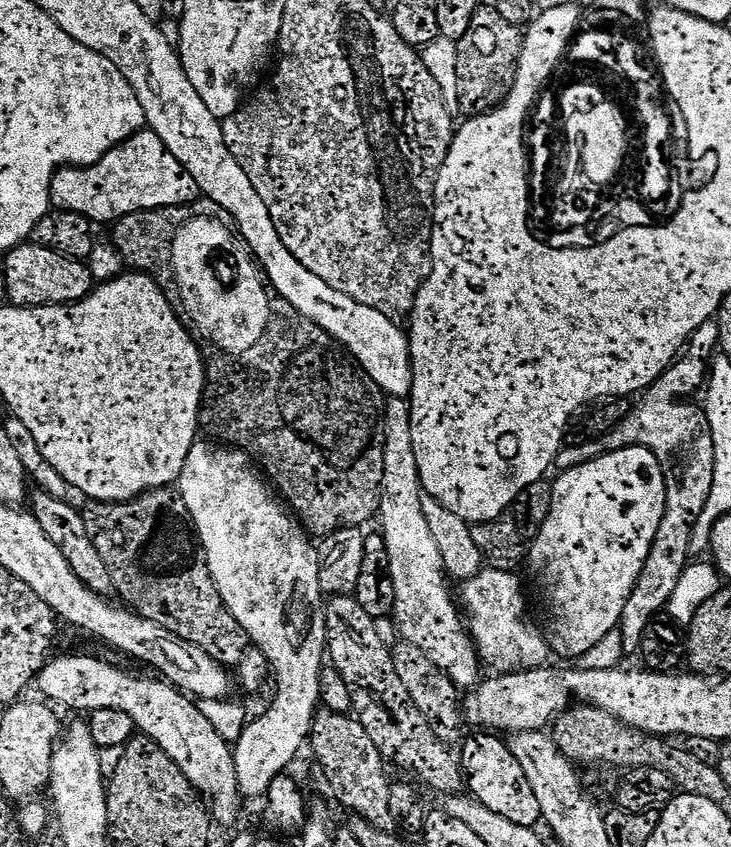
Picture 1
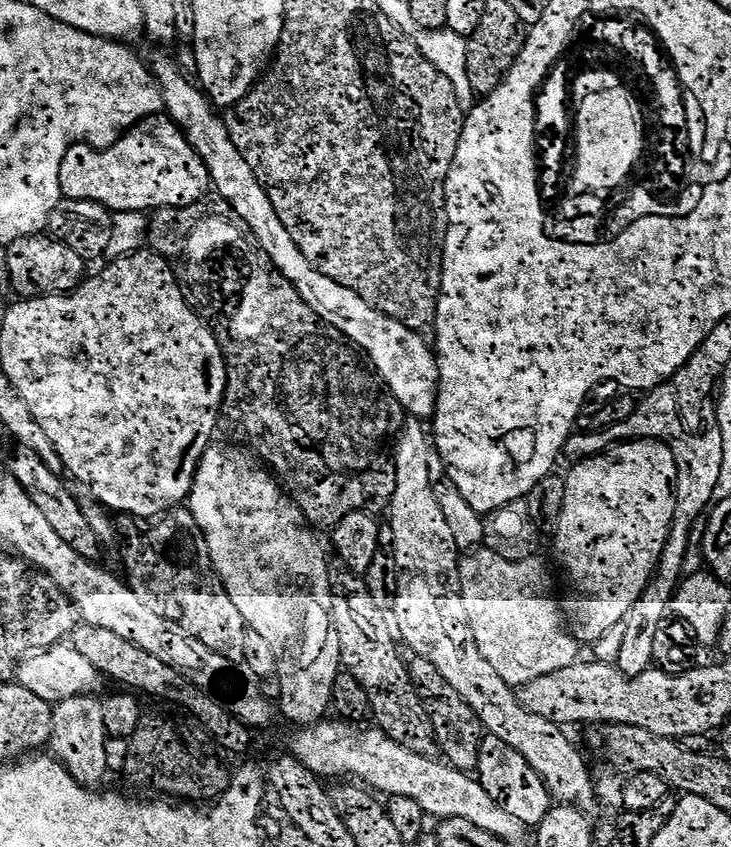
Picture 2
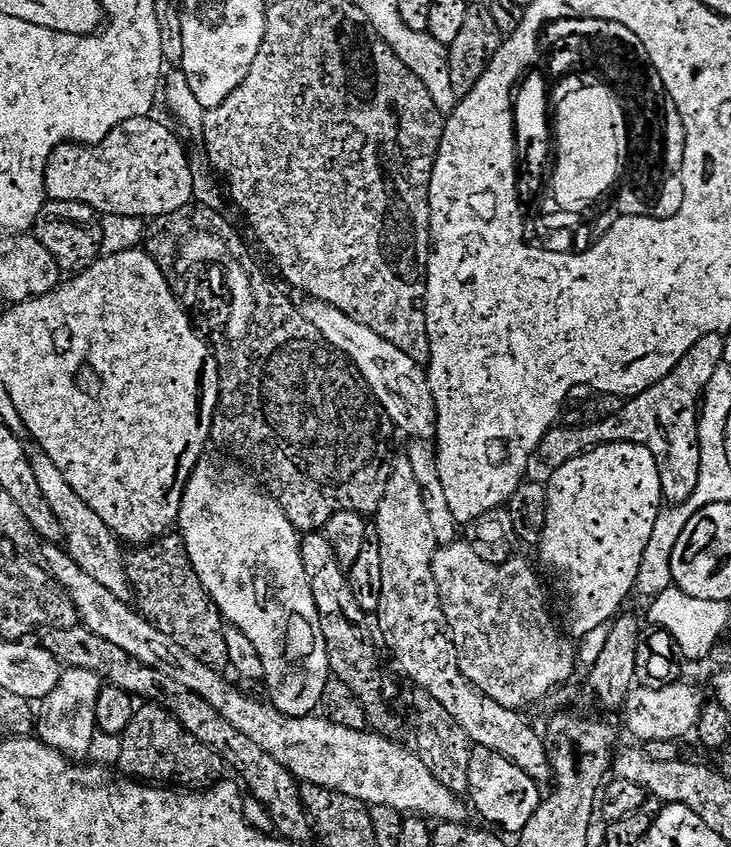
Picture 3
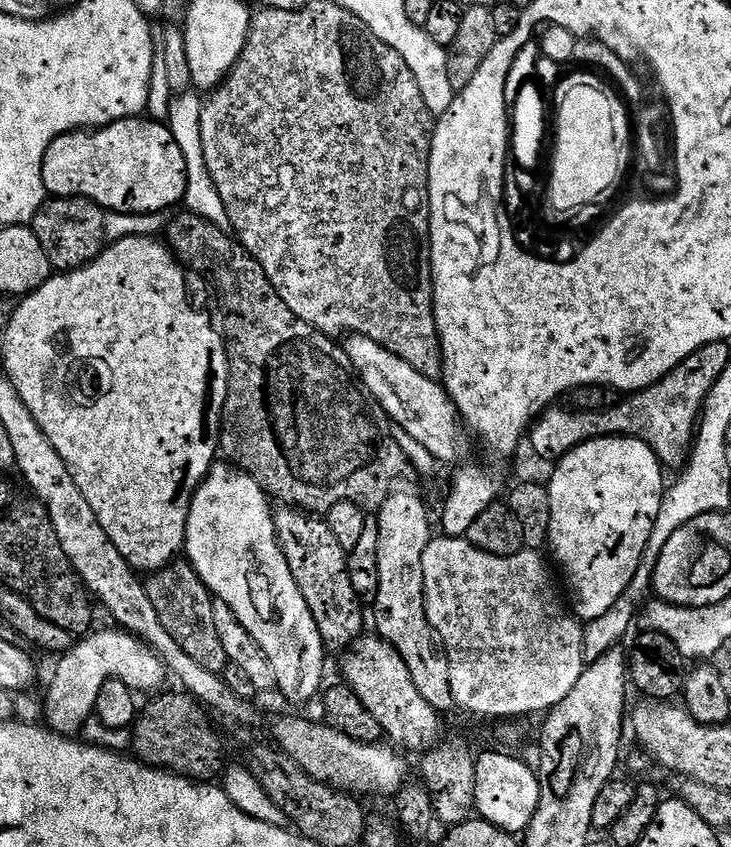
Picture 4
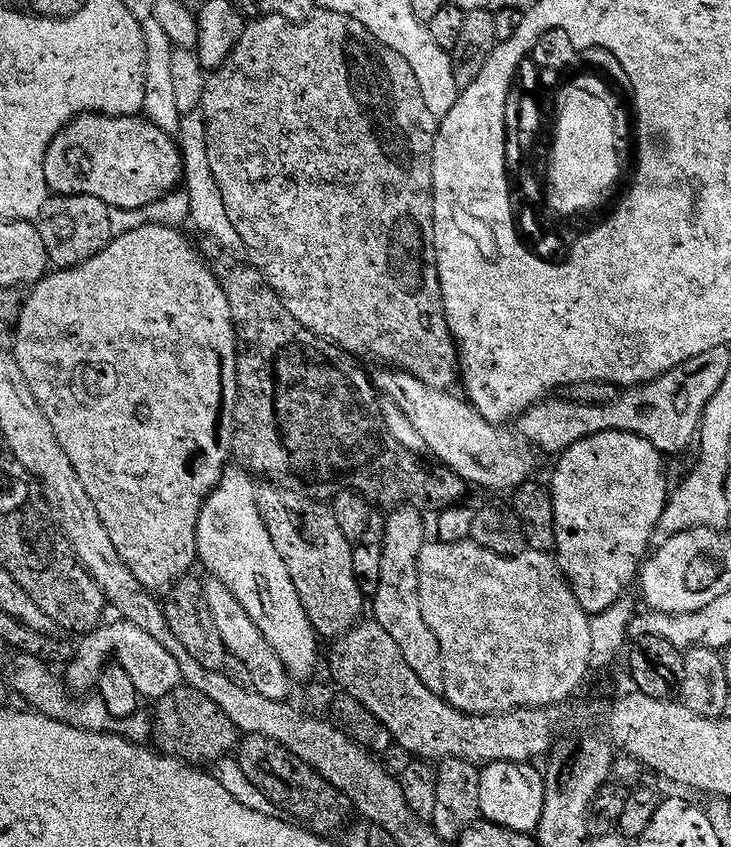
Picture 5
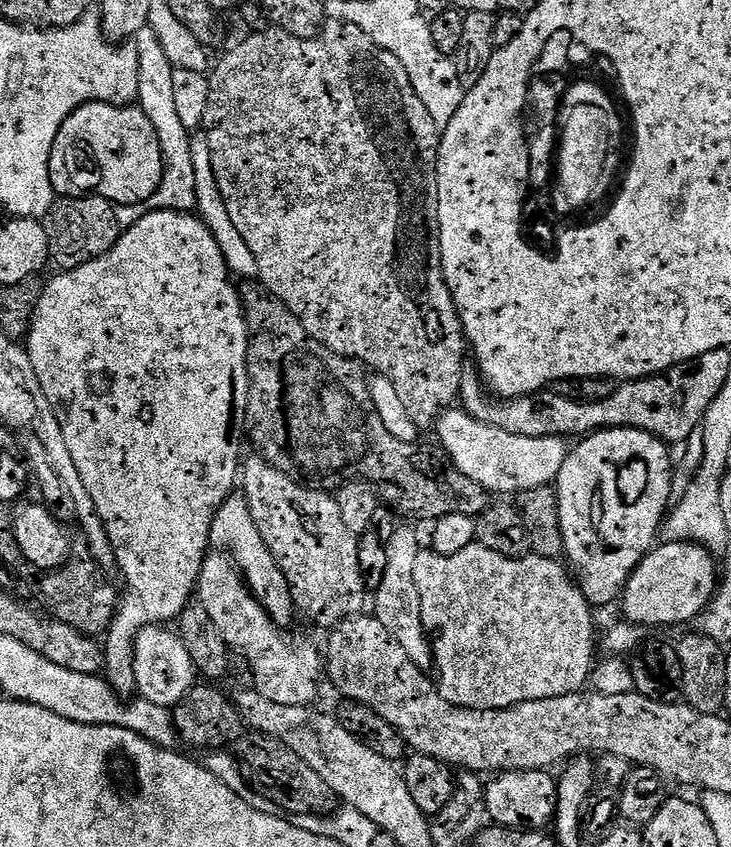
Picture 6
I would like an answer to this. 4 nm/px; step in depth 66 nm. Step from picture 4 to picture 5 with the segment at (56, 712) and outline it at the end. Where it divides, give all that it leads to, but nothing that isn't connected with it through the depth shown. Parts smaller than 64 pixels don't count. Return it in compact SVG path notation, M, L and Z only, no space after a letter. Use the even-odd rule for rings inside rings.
M117 619L116 624L101 623L96 631L87 633L75 649L72 659L67 665L67 674L64 674L69 687L80 694L93 691L99 683L104 667L111 660L121 664L134 686L145 701L157 702L164 696L172 693L183 683L178 662L171 656L166 646L162 646L146 630L138 630L134 622Z

